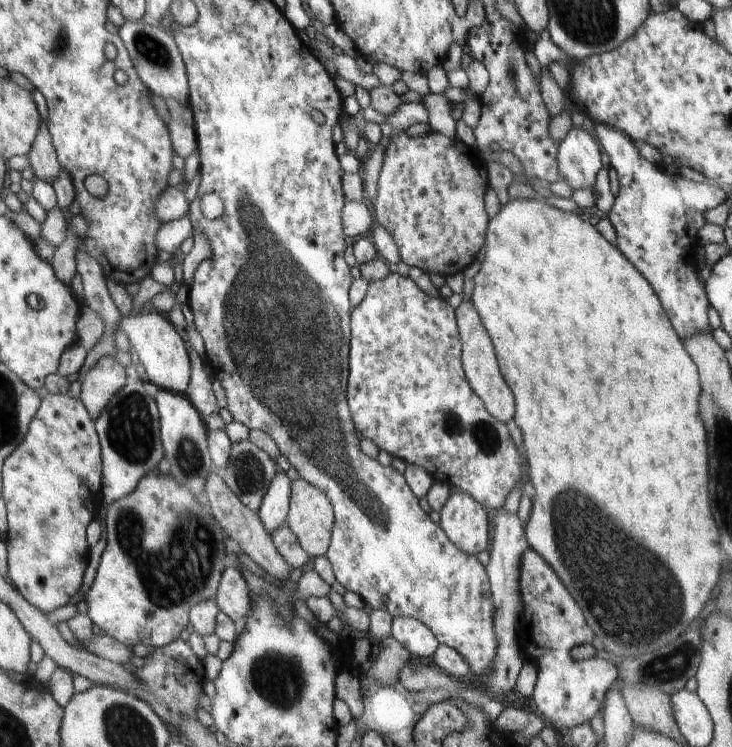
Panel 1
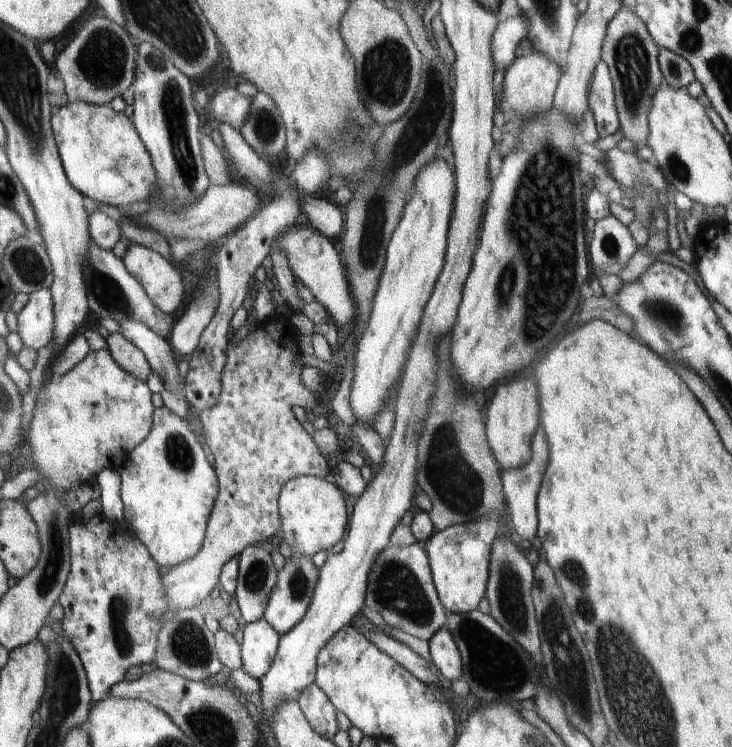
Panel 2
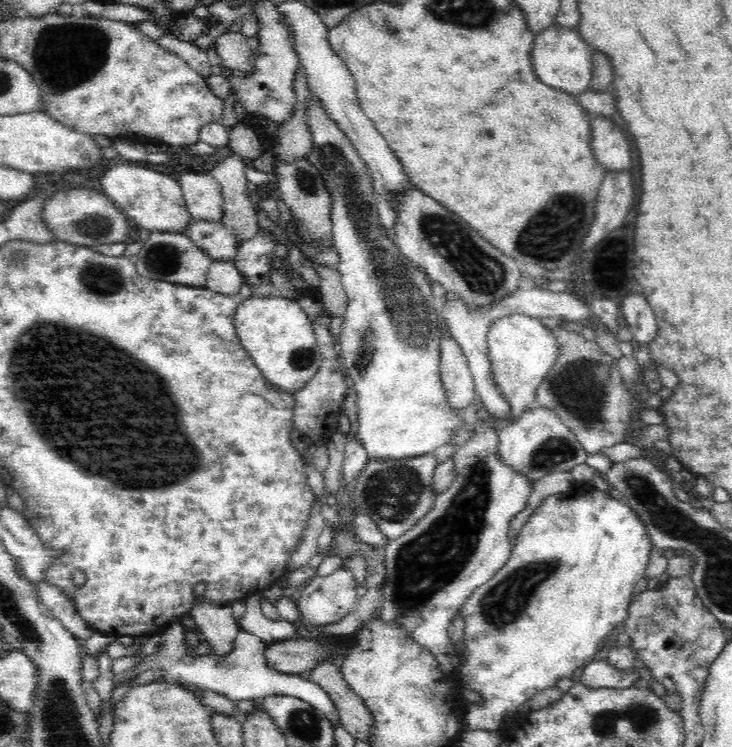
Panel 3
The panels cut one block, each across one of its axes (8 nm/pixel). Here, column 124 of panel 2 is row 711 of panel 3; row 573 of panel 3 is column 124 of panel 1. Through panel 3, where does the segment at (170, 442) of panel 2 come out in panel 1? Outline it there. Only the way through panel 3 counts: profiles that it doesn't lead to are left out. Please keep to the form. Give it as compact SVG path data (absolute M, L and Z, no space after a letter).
M146 474L137 486L126 496L118 498L116 502L108 504L106 515L106 547L101 555L99 565L96 571L95 579L92 586L85 595L86 604L88 604L88 616L92 620L94 626L101 633L108 634L112 638L122 642L126 646L134 646L134 644L144 644L144 646L152 646L152 648L158 648L158 646L166 646L174 640L180 638L180 632L189 627L189 610L198 602L203 600L214 599L216 596L216 590L218 590L218 584L222 578L222 571L224 568L224 557L228 554L226 546L226 534L225 531L218 525L215 525L214 518L210 517L211 512L206 510L200 502L194 500L194 496L190 494L188 488L180 486L172 474Z

